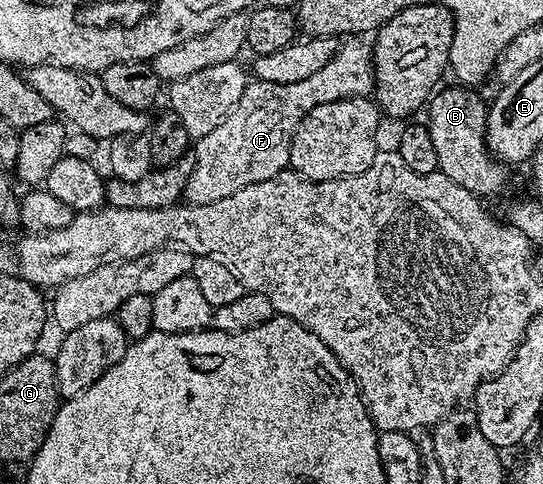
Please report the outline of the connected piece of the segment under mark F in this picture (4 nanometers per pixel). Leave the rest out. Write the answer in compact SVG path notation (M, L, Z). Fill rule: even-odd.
M357 33L342 43L345 44L335 59L319 71L310 70L303 81L290 84L250 82L228 117L215 125L211 133L196 140L191 151L193 168L189 171L184 194L192 206L231 197L231 193L239 193L239 189L247 189L247 185L282 174L289 167L289 150L295 129L315 105L365 97L374 90L373 39L368 34Z

